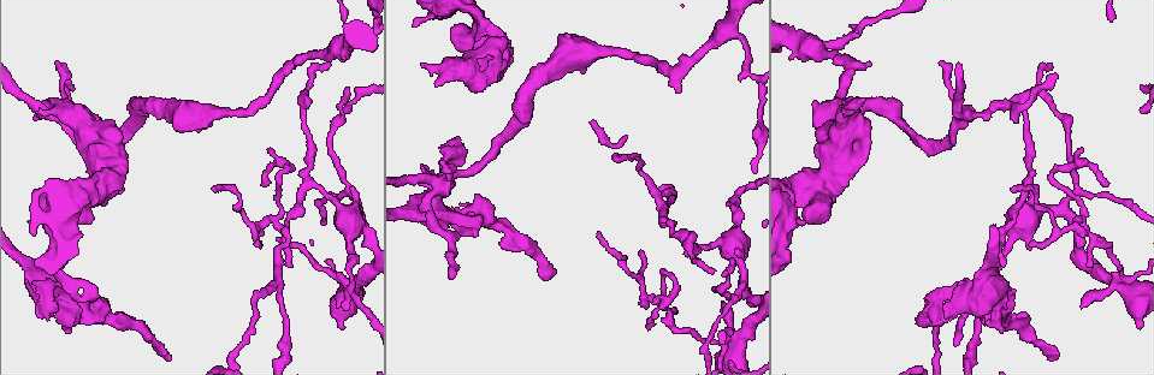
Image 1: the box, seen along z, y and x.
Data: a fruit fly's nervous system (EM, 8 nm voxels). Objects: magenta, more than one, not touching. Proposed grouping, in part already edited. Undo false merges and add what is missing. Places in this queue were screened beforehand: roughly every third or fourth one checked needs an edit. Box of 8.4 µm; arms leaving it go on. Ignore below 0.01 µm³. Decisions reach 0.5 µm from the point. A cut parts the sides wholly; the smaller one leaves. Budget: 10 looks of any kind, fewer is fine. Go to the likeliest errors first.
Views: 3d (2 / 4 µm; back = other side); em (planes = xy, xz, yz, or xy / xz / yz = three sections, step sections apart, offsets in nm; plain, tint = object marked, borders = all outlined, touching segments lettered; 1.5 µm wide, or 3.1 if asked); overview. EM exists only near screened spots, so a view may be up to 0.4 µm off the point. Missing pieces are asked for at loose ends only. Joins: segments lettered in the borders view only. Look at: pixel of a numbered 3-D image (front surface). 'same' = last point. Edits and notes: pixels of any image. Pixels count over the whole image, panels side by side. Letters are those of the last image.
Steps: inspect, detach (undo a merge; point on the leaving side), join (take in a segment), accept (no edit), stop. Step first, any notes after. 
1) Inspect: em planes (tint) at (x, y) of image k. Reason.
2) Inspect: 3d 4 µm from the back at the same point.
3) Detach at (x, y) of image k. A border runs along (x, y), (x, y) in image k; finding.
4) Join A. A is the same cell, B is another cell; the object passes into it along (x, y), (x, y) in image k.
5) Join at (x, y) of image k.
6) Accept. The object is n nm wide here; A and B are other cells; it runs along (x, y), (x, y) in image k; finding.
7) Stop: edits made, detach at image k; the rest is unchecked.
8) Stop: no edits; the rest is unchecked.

Inspect: 3d 2 µm at (423, 66) of image 1. Branch stops here.

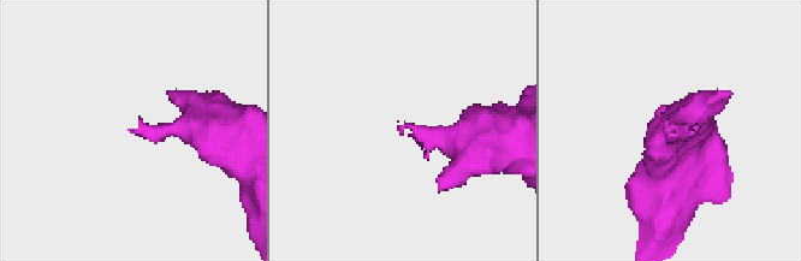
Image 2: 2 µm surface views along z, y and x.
Inspect: em planes (borders) at (665, 129) of image 2.

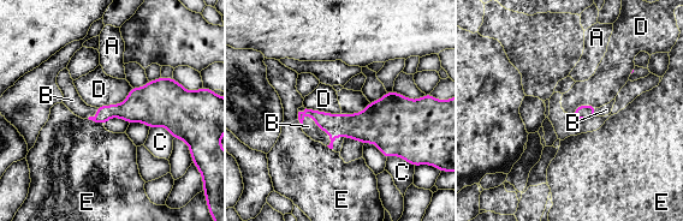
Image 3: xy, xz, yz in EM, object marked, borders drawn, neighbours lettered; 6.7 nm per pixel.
Join B. B is the same cell, A, C, D and E are other cells; it goes on there.

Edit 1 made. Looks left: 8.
Inspect: overview.

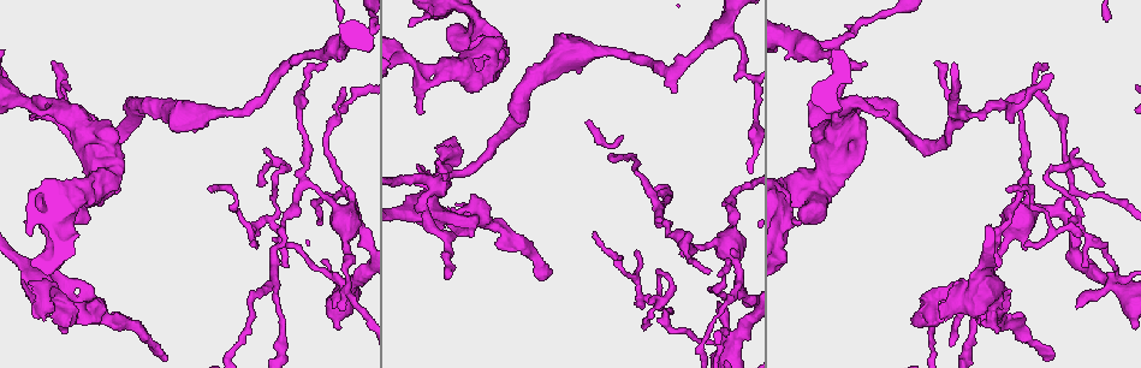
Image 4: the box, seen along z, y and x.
Inspect: em xy step 4 (borders) at (677, 91) of image 4.

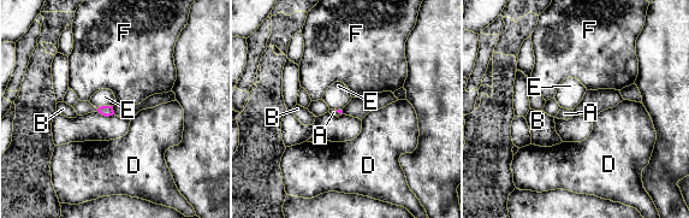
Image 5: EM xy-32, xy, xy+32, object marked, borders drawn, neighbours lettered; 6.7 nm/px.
Inspect: em planes (borders) at the same point. Another direction.

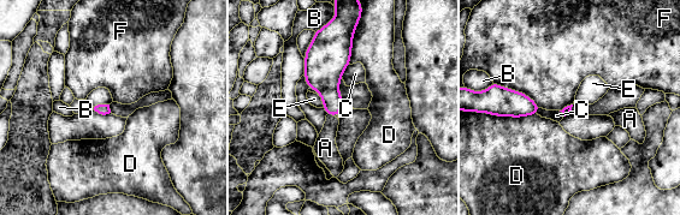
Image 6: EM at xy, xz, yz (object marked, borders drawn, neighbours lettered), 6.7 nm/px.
Join A. The longest contact is with F, 360 nm; A is the same cell, B, C, D, E and F are other cells; the object passes into it along (325, 78), (330, 114), (325, 148) in image 6; it goes on there.

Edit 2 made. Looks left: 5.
Inspect: overview.

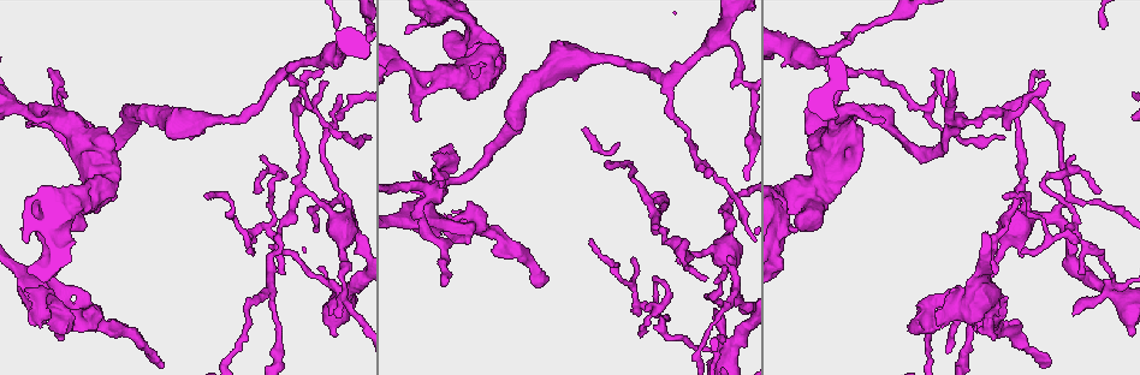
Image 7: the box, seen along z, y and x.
Inspect: 3d 4 µm at (1041, 179) of image 7. Sharp bend.

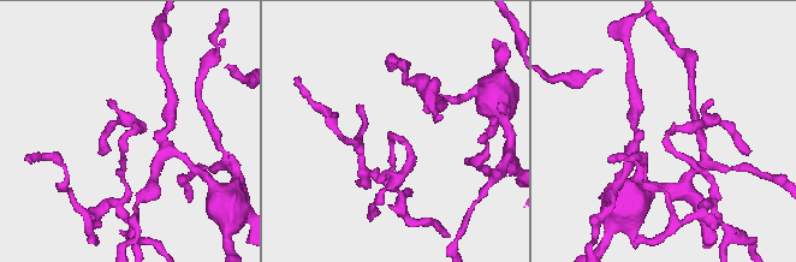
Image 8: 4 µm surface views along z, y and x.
Inspect: em planes (plain) at (393, 134) of image 8. Shape alone is not enough.

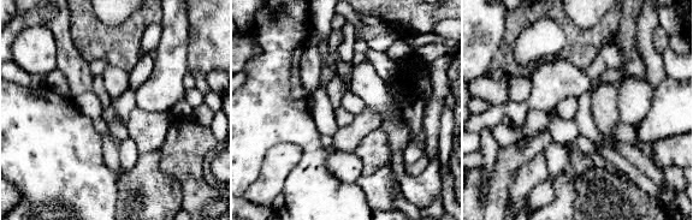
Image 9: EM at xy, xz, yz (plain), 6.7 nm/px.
Inspect: em planes (borders) at the same point.

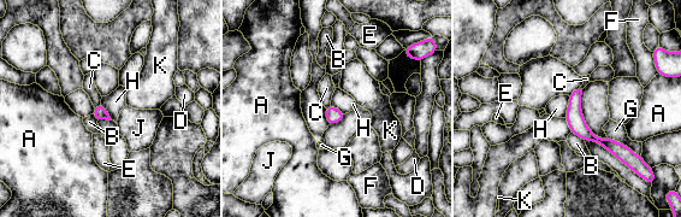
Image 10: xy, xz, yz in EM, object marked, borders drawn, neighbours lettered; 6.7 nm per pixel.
Accept. A, B, C, D, E, F, G, H, J and K are other cells; it runs along (573, 95), (576, 123), (623, 156) in image 10; continuous, no second neuron.

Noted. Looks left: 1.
Stop: edits made, join at image 3, join at image 6; the rest is unchecked.

